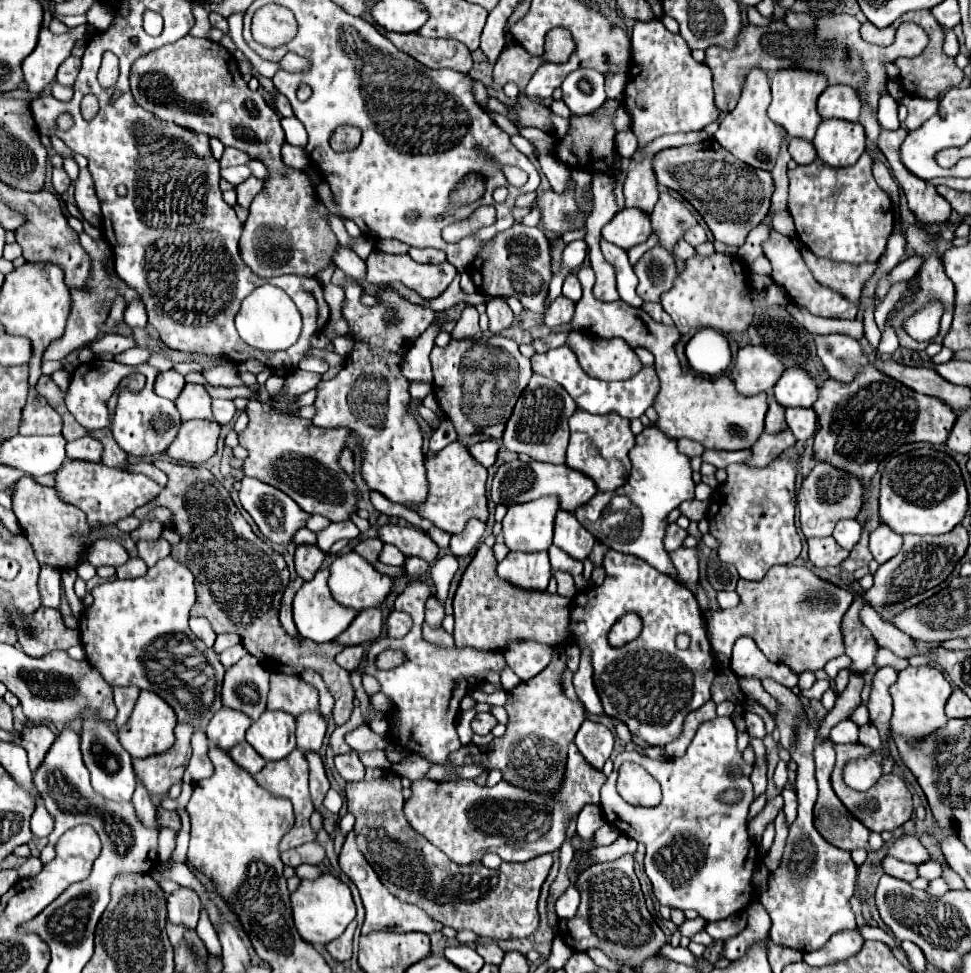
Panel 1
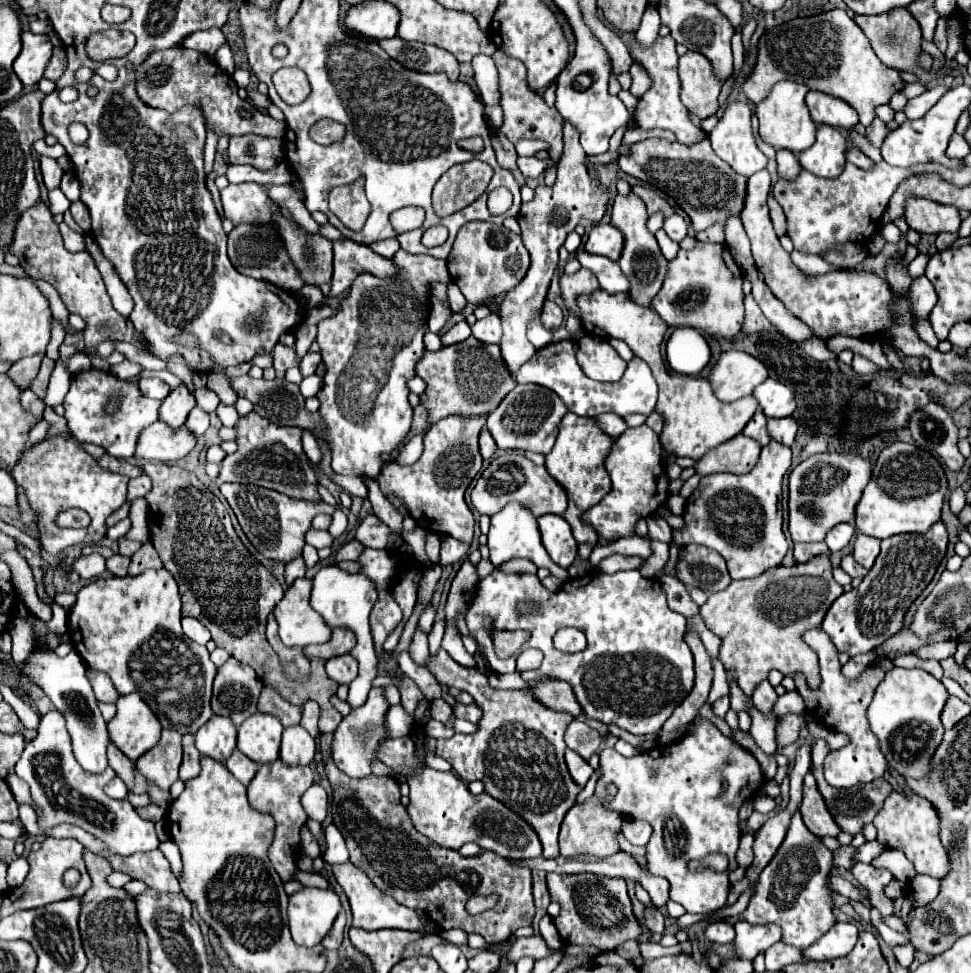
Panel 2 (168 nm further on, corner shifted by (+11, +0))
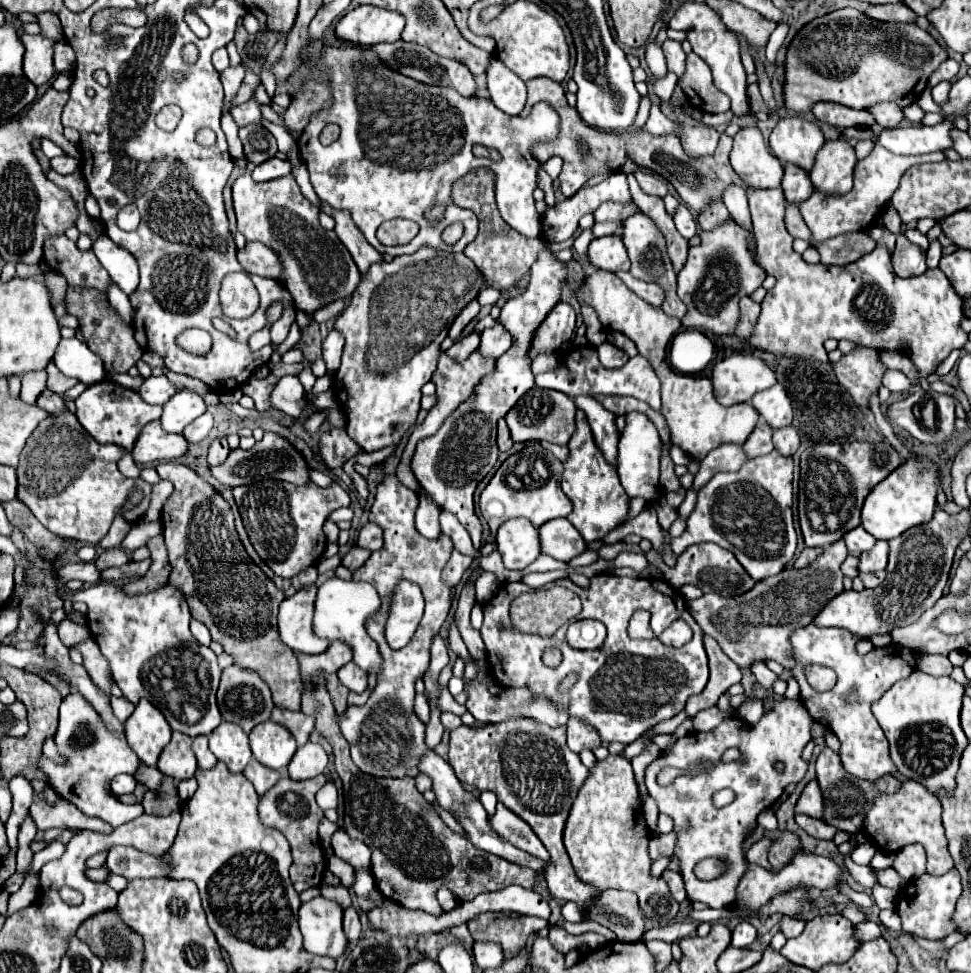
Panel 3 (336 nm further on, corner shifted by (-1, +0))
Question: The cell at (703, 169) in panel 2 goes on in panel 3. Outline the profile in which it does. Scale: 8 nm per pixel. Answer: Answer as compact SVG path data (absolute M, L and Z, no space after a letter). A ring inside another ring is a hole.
M538 77L538 79L532 79L530 83L526 83L526 87L528 87L528 103L526 103L526 109L522 115L528 115L530 107L538 101L548 101L558 109L560 133L558 133L556 141L536 145L534 153L536 153L538 161L546 161L552 155L562 157L564 165L562 165L562 173L560 173L560 191L564 197L572 197L590 177L608 175L608 173L612 173L612 169L613 172L618 171L624 165L628 155L634 155L634 163L638 167L652 169L654 173L658 173L666 181L670 181L674 185L674 189L678 191L680 199L694 213L700 213L714 197L720 197L730 183L742 185L742 181L738 179L736 171L730 167L730 161L728 161L728 155L732 151L732 137L728 137L728 135L720 137L720 143L718 143L714 155L704 157L704 159L690 159L686 155L686 151L682 149L680 139L676 135L652 135L642 129L624 131L622 135L606 135L604 131L594 131L594 127L588 127L586 123L582 123L578 111L566 103L564 89L560 83L554 83L546 77ZM578 139L582 139L582 143L586 143L586 147L588 147L586 151L582 151L582 147L578 147Z

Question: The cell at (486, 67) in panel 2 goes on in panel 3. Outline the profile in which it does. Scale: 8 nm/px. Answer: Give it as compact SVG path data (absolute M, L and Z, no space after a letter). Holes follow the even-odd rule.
M492 59L488 67L488 91L492 103L506 115L520 115L526 105L526 85L502 61Z

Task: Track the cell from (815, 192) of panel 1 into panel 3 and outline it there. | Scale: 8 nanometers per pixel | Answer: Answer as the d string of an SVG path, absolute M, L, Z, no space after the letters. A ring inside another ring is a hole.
M876 145L866 159L856 163L854 187L850 193L846 193L844 197L830 197L830 195L822 195L822 193L814 191L808 201L800 203L800 213L816 241L826 241L836 235L850 233L850 231L868 231L874 225L876 217L888 205L892 193L898 189L900 177L912 165L934 163L934 161L942 161L942 159L946 159L946 157L940 151L938 153L934 151L930 155L894 155L894 153L886 151L884 147Z

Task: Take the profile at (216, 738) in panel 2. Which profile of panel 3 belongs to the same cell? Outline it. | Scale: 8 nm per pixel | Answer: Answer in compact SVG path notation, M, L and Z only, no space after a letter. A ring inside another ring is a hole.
M226 721L210 733L210 751L218 757L218 761L226 763L230 773L242 773L252 759L248 735L238 725Z

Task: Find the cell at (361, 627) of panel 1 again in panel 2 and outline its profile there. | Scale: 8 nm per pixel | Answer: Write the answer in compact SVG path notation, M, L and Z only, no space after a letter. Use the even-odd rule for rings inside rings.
M336 627L332 631L332 639L328 643L322 643L322 645L310 645L310 647L304 647L304 653L306 657L320 657L320 659L330 659L330 657L336 657L336 655L344 655L344 653L350 653L354 649L354 631L346 629L346 627Z

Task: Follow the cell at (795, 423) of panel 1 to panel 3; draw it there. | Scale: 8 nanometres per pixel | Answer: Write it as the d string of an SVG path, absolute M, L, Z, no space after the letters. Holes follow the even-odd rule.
M792 425L782 427L782 429L774 429L772 439L774 439L774 449L784 457L794 455L800 447L800 435Z

